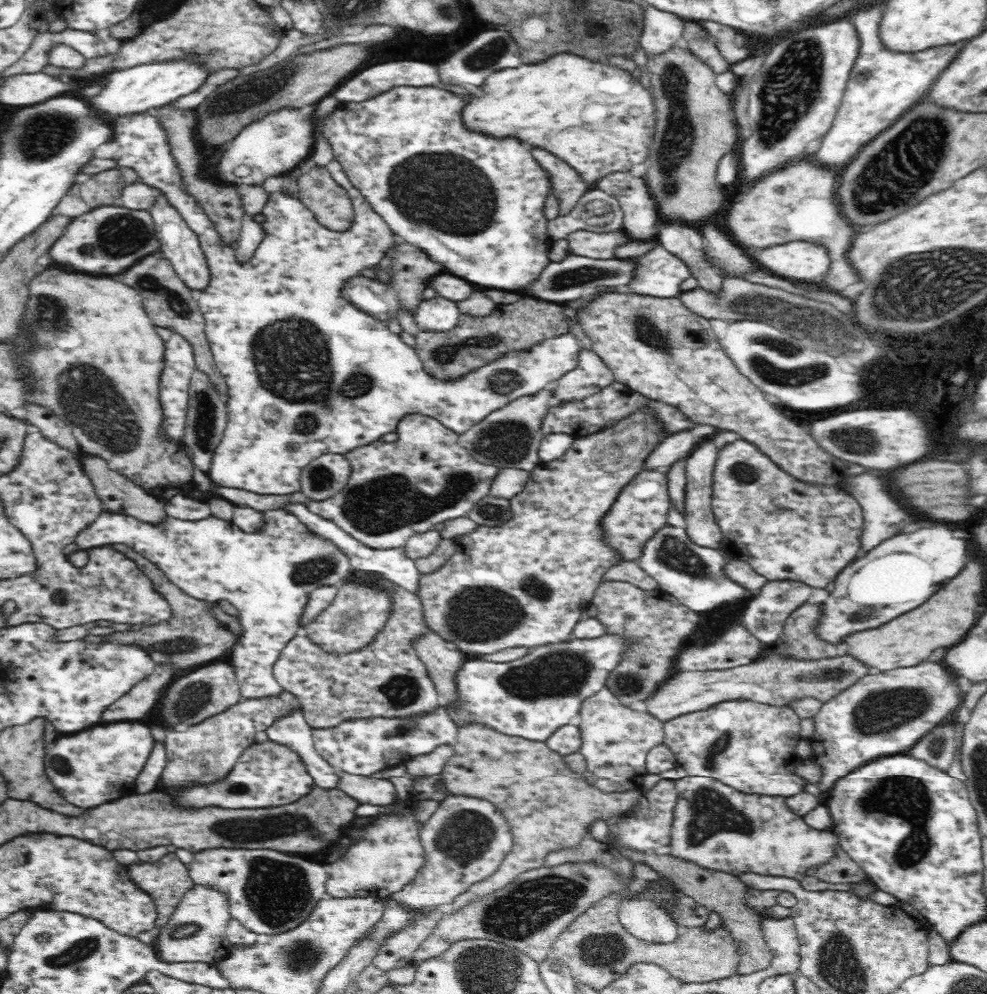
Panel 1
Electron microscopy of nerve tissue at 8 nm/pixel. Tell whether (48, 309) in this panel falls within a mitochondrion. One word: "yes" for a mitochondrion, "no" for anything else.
yes

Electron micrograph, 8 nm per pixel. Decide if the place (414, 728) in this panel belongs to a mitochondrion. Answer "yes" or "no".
yes

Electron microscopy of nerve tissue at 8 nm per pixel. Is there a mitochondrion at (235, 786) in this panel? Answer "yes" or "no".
yes

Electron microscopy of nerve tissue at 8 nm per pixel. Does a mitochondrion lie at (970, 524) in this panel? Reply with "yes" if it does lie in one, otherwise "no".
no

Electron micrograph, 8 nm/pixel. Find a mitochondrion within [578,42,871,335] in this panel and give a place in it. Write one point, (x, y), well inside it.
(676, 143)

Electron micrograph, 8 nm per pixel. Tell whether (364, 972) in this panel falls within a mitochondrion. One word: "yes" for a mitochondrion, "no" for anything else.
no

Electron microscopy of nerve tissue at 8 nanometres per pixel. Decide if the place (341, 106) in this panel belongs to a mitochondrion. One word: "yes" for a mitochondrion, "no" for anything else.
no

